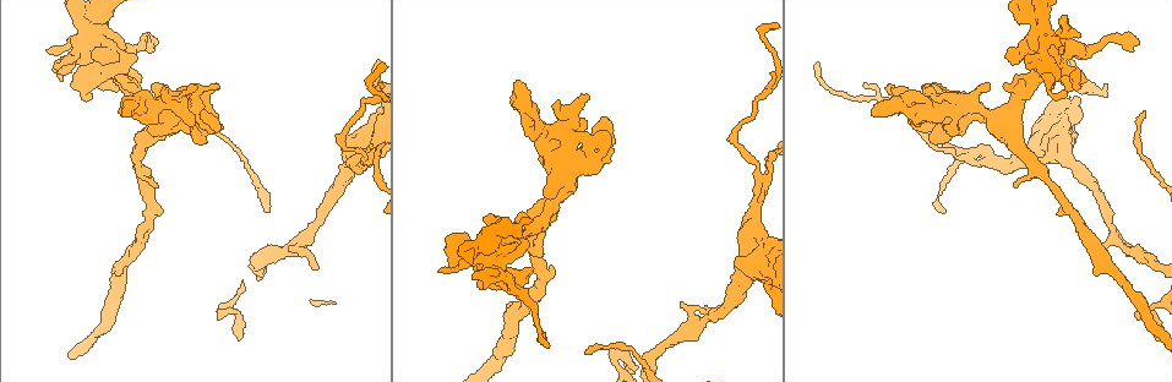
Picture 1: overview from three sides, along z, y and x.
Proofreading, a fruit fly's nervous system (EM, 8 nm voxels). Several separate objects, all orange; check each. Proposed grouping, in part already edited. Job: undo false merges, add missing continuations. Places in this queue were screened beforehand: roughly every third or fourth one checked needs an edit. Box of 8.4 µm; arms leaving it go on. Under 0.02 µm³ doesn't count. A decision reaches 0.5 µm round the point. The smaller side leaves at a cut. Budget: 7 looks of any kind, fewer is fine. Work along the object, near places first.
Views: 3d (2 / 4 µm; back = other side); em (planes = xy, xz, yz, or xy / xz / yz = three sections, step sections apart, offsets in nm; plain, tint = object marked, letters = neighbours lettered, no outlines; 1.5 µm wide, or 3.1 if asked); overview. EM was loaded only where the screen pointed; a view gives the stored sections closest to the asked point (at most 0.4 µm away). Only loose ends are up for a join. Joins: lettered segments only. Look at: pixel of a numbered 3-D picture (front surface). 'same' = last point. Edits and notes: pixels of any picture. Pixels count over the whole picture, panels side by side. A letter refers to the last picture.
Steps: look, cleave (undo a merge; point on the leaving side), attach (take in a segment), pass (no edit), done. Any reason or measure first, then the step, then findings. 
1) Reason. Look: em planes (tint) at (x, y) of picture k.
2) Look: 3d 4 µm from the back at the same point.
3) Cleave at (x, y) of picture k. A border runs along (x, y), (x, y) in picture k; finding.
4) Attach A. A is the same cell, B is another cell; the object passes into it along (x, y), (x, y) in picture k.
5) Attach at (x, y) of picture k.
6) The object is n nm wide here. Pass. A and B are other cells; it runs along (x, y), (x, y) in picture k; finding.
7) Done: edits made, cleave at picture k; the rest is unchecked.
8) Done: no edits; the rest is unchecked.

Tapers out. Look: em 3.1 µm xz step 8 (tint) at (1063, 54) of picture 1.

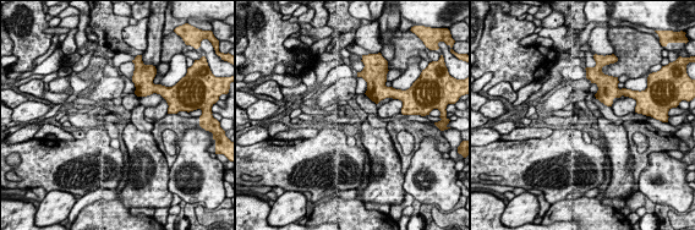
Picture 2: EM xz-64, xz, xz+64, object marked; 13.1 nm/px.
Another direction. Look: em 3.1 µm planes (letters) at the same point.

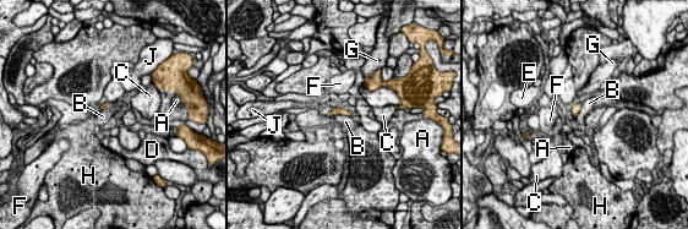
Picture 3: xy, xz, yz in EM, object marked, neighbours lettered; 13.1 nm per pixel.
The longest contact is with B, 280 nm. Pass. A, B, C, D, E, F, G, H and J are other cells; a border runs along (351, 115), (334, 114), (332, 116) in picture 3; no lettered segment goes on from it.

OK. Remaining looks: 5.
Branch stops here. Look: 3d 2 µm at (315, 269) of picture 1.

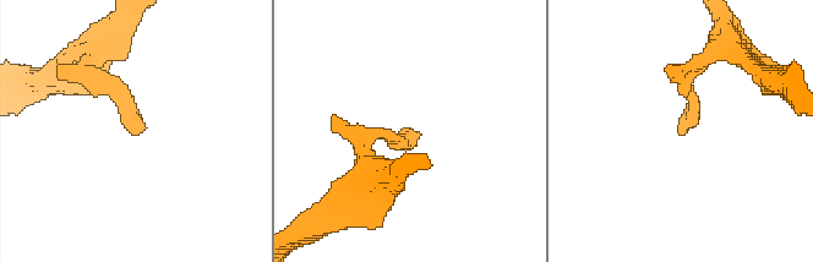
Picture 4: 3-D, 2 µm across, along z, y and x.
Look: em 3.1 µm planes (letters) at (681, 133) of picture 4.

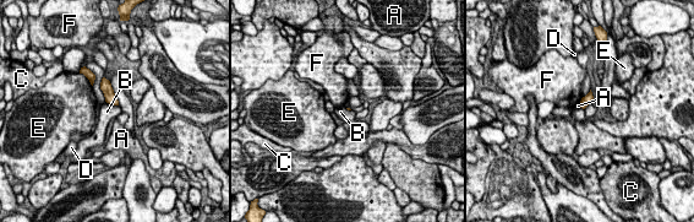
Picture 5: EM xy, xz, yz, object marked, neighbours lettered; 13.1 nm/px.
Pass. A, B, C, D, E and F are other cells; a border runs along (580, 107), (584, 109) in picture 5; none of them fits.

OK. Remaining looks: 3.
Abrupt turn. Look: em planes (plain) at (197, 132) of picture 1.

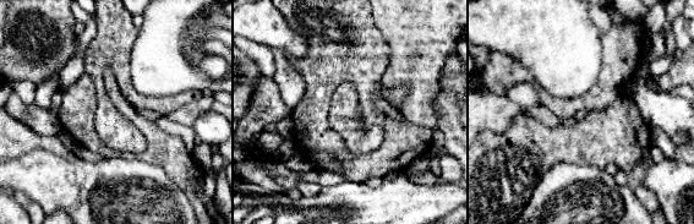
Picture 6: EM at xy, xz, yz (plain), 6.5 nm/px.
Look: em planes (letters) at the same point.

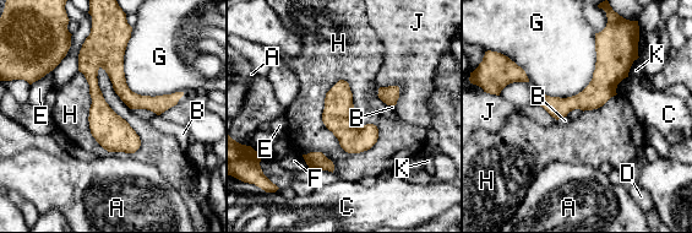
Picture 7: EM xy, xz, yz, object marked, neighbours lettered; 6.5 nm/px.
Pass. A, B, C, D, E, F, G, H, J and K are other cells; a border runs along (339, 79), (322, 123), (359, 153) in picture 7; continuous, no second neuron.

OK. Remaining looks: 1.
Done: no edits; the rest is unchecked.

